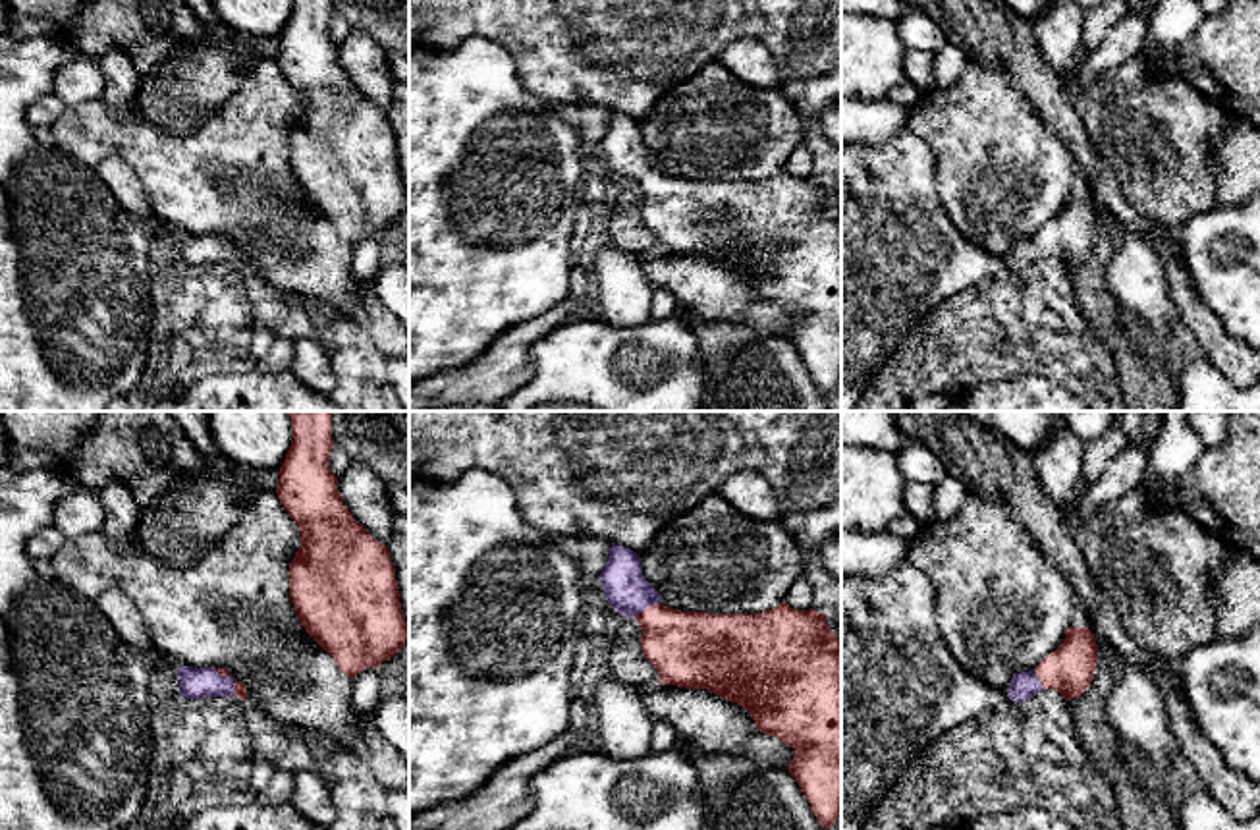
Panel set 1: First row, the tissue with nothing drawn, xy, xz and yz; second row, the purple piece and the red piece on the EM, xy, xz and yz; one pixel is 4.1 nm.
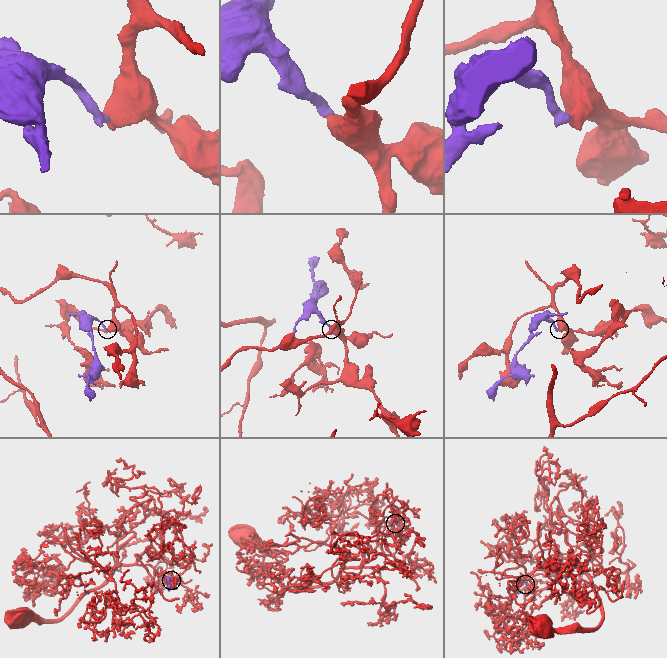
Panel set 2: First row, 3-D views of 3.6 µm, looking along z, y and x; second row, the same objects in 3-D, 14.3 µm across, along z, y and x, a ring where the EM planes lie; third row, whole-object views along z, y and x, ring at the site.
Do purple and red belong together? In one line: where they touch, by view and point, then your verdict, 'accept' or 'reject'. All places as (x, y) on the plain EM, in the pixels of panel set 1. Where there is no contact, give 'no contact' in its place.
xy (232, 246) | accept

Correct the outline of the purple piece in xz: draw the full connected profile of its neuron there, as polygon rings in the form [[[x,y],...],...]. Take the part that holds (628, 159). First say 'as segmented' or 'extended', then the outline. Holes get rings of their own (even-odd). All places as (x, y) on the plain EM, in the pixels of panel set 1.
extended | [[[612,110],[608,131],[600,141],[610,174],[625,185],[635,185],[643,197],[643,224],[660,241],[660,251],[685,257],[706,257],[741,272],[762,301],[795,317],[789,340],[810,371],[822,396],[832,396],[841,380],[841,228],[839,207],[826,191],[826,181],[795,178],[787,170],[760,181],[681,180],[664,174],[658,158],[646,149],[639,122]]]

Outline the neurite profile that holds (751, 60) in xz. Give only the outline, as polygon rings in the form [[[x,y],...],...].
[[[758,39],[733,41],[718,62],[737,79],[760,89],[780,89],[778,56]]]

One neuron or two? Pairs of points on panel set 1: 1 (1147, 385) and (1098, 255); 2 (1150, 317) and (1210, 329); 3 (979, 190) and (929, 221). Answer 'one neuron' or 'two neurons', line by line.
1: one neuron
2: two neurons
3: two neurons

